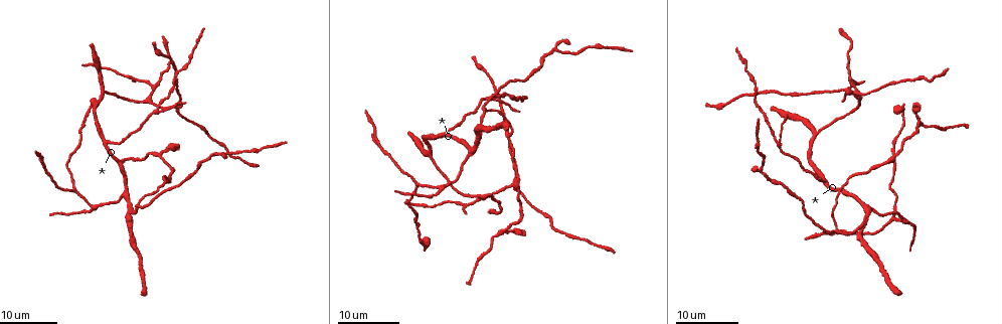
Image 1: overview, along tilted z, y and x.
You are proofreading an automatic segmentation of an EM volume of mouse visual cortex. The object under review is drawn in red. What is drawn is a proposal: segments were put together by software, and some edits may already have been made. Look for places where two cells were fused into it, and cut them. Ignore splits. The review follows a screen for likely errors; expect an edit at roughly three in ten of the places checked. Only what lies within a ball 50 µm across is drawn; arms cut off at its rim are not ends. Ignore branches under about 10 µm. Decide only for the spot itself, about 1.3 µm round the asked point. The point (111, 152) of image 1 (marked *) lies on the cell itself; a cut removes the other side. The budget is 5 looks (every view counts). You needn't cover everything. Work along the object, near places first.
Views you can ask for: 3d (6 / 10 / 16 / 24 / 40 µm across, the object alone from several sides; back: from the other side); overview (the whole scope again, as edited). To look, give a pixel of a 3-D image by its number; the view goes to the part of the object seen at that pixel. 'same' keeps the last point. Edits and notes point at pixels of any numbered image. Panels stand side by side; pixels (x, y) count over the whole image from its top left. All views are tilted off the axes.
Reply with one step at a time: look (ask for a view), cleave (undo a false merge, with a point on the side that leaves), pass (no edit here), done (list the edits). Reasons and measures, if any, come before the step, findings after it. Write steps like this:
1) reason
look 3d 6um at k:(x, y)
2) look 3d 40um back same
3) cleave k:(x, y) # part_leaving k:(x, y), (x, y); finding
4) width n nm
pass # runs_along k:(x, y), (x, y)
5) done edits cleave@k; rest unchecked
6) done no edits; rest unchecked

a fork
look 3d 16um at 1:(485, 196)

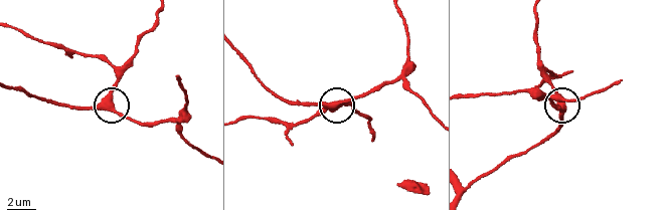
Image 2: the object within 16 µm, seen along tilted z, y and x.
look 3d 10um at 2:(112, 109)

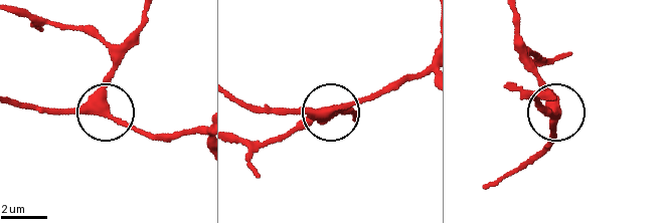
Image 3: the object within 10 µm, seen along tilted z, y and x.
width 350 nm
pass # runs_along 3:(11, 101), (49, 109), (105, 112), (111, 53); all the same cell

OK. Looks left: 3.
branch point
look 3d 24um at 1:(855, 94)

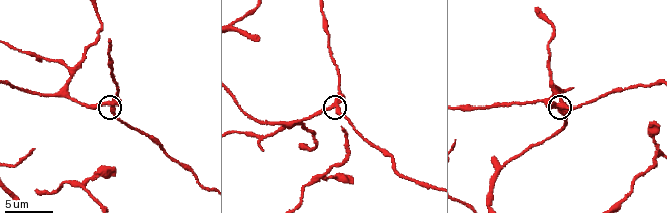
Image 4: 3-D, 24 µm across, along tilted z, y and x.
zoom in
look 3d 6um at 4:(559, 106)

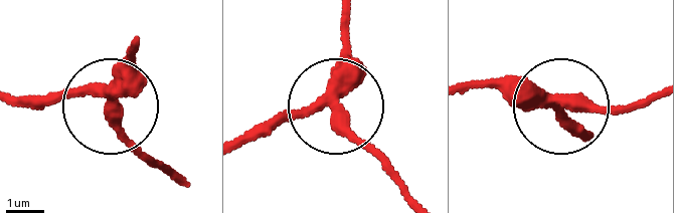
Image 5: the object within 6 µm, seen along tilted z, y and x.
side_arm 24 um
pass # runs_along 5:(242, 135), (330, 107), (380, 167); all the same cell

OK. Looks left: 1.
done no edits; rest unchecked

